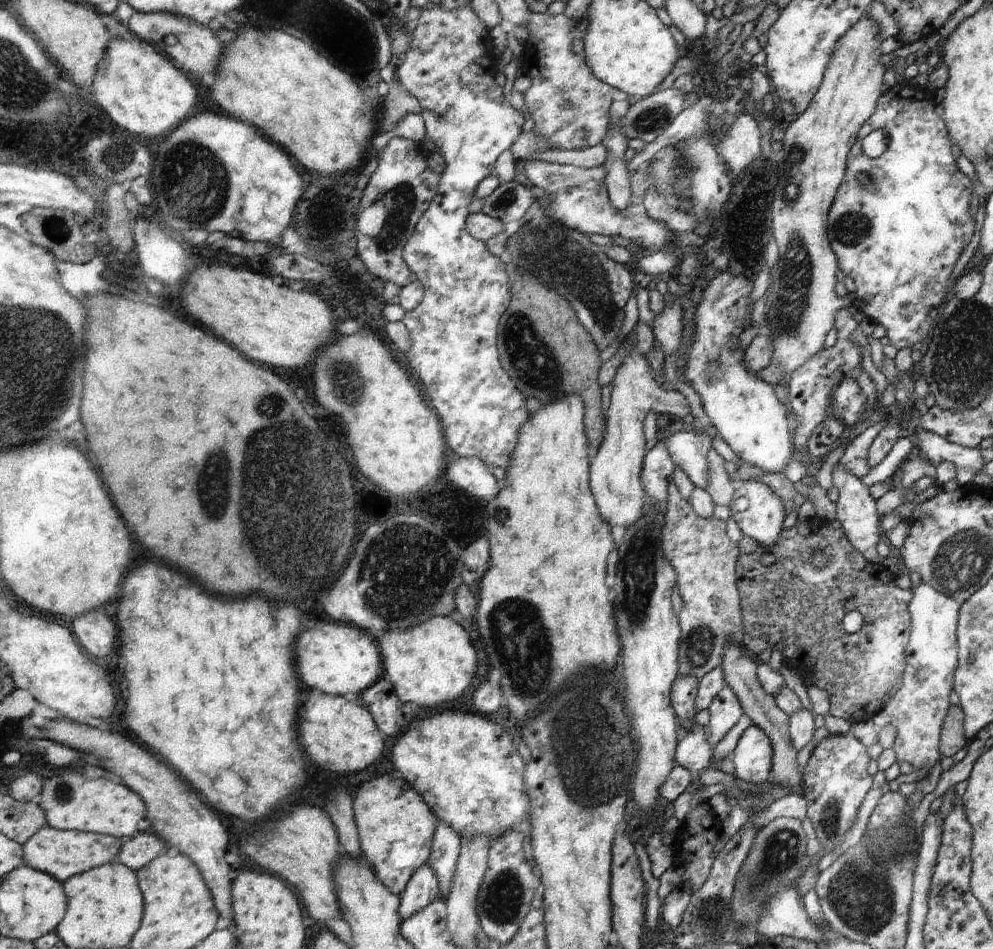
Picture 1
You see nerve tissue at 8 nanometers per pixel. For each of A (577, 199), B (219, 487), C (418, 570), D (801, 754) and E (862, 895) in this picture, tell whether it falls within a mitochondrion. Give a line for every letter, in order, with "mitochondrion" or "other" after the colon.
A: other
B: mitochondrion
C: mitochondrion
D: other
E: mitochondrion

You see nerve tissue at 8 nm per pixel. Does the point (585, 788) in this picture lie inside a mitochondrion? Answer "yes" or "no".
yes

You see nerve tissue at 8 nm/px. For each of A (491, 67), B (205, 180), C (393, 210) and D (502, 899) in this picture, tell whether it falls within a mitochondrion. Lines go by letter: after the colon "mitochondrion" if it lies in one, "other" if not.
A: other
B: mitochondrion
C: mitochondrion
D: mitochondrion

